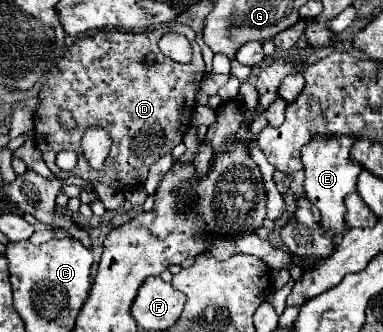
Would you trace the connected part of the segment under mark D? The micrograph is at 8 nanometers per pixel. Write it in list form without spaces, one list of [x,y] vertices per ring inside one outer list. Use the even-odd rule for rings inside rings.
[[[168,24],[162,28],[154,28],[142,34],[130,34],[130,32],[106,32],[100,30],[94,36],[86,36],[80,38],[76,42],[72,42],[68,46],[68,52],[64,54],[64,64],[58,68],[58,76],[54,78],[54,74],[48,74],[48,80],[44,82],[40,96],[42,96],[42,104],[38,108],[38,112],[34,114],[34,142],[42,152],[42,158],[46,162],[46,166],[58,176],[62,174],[56,166],[56,154],[60,150],[74,150],[78,154],[78,164],[76,170],[70,172],[74,176],[80,176],[88,182],[102,182],[106,186],[112,186],[116,190],[122,190],[124,186],[130,184],[144,184],[146,176],[148,176],[148,168],[164,154],[170,154],[172,148],[176,144],[182,142],[188,126],[190,126],[190,110],[194,110],[194,94],[200,88],[200,82],[204,80],[204,60],[202,60],[202,52],[200,46],[194,40],[194,30],[184,26],[184,24]],[[166,32],[180,32],[184,36],[188,36],[188,40],[192,42],[192,52],[194,58],[190,64],[178,64],[172,58],[166,58],[160,48],[158,48],[158,40],[166,34]],[[152,52],[156,54],[156,64],[152,68],[148,68],[144,64],[144,56]],[[60,110],[68,110],[72,112],[74,120],[76,120],[76,128],[74,130],[66,130],[60,122],[58,122],[58,114]],[[88,126],[102,126],[110,132],[112,136],[112,148],[110,154],[104,162],[102,170],[94,170],[90,168],[90,164],[86,162],[86,158],[82,156],[80,150],[80,138],[84,134],[84,130]]]

